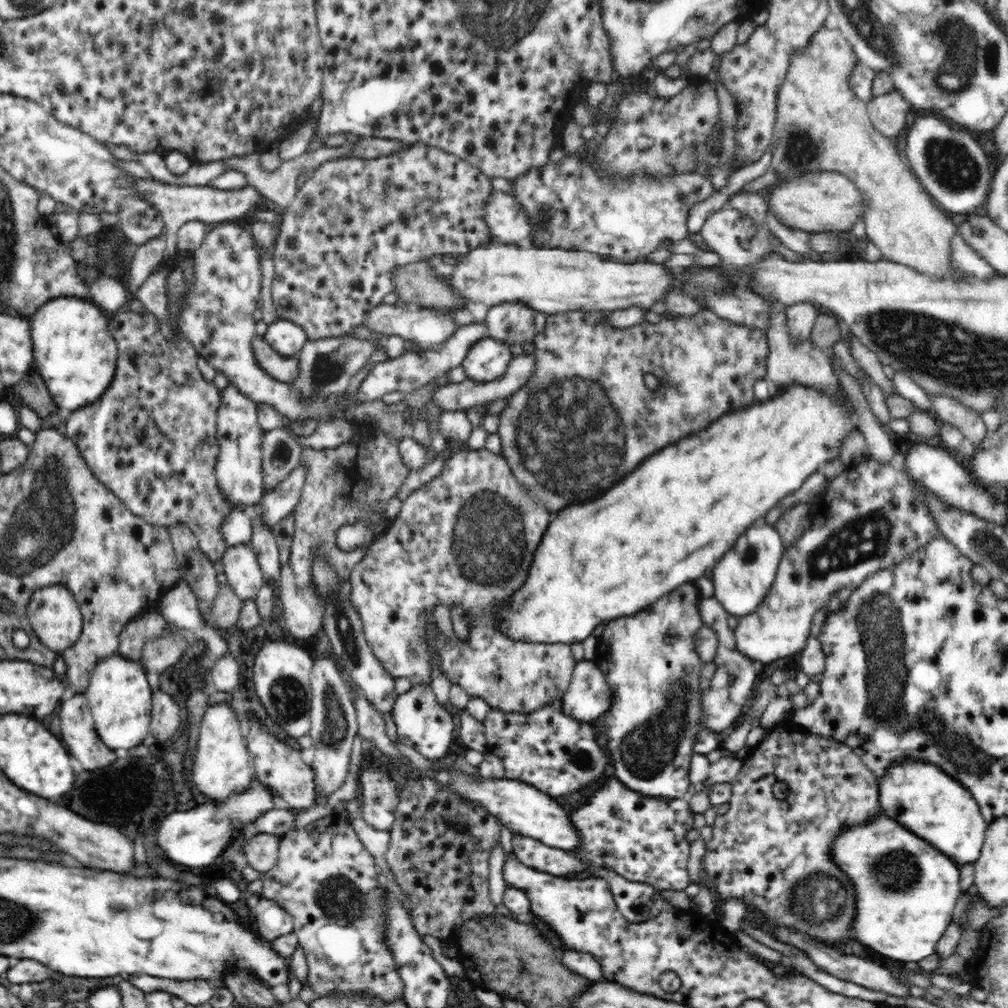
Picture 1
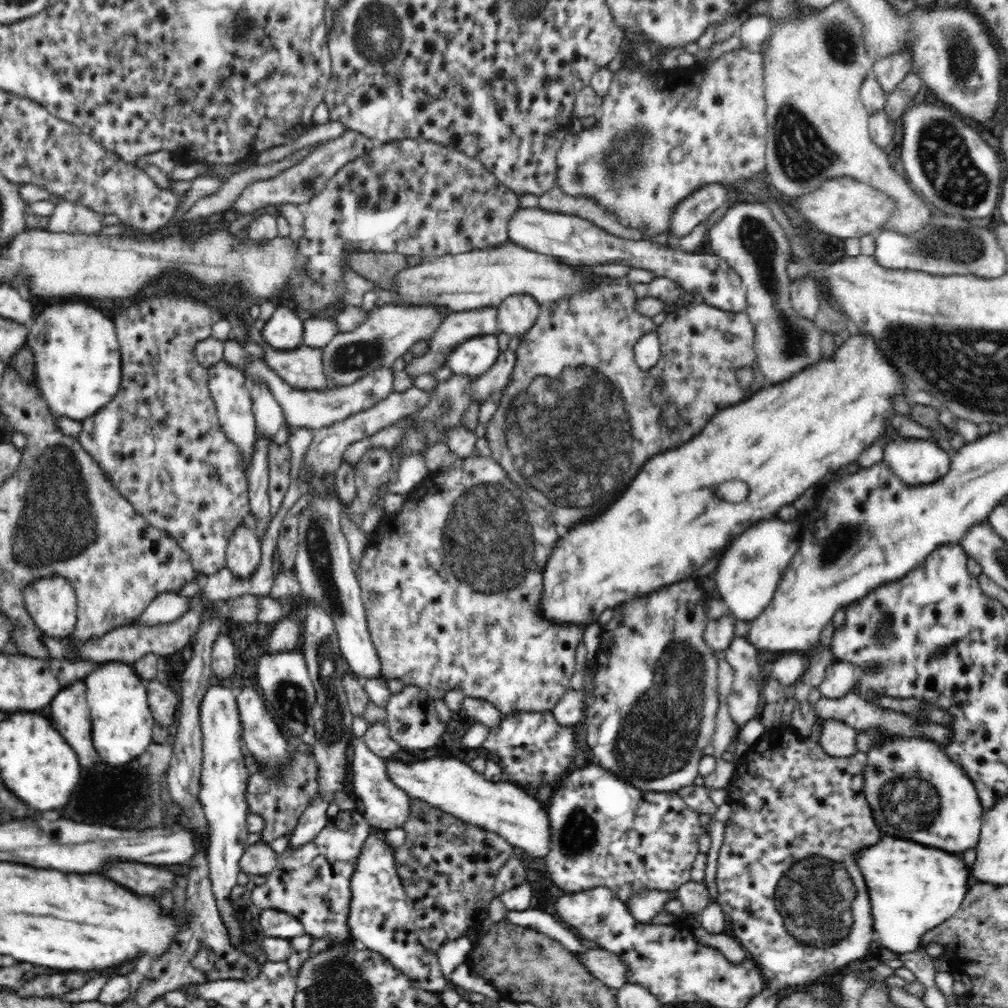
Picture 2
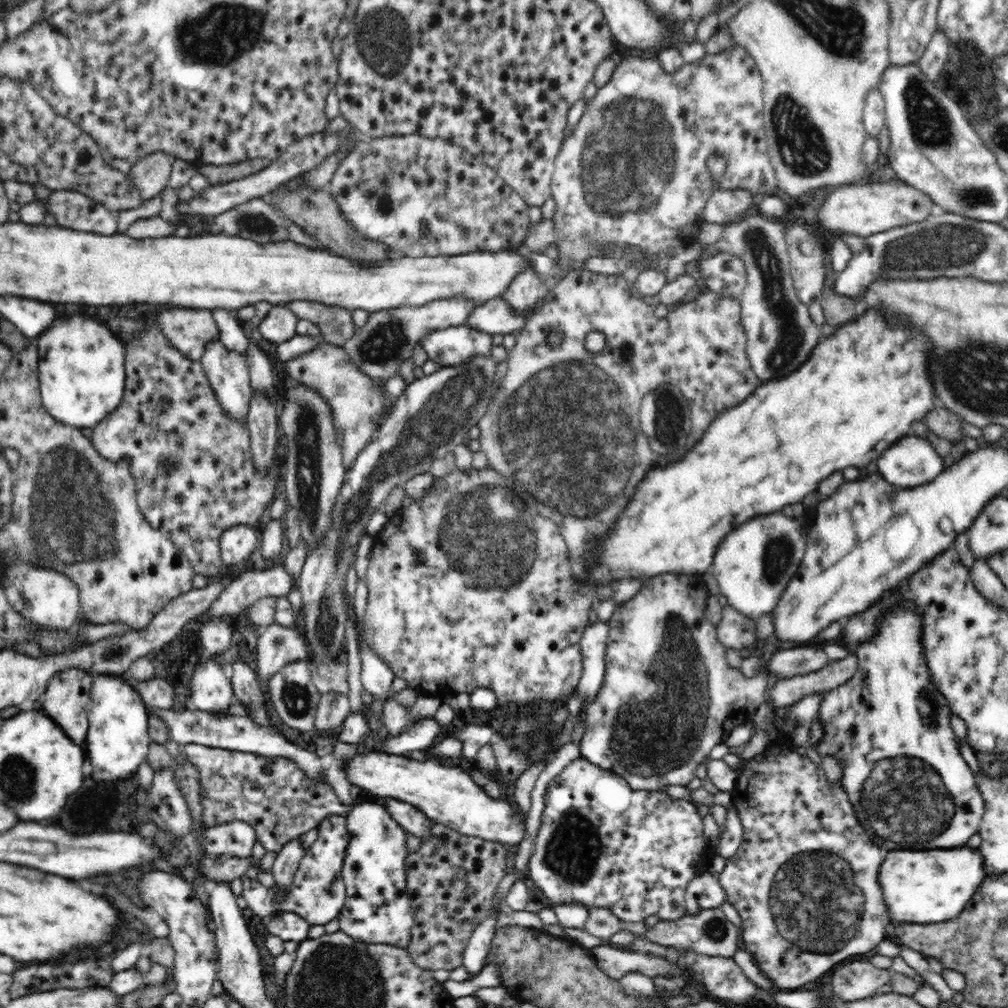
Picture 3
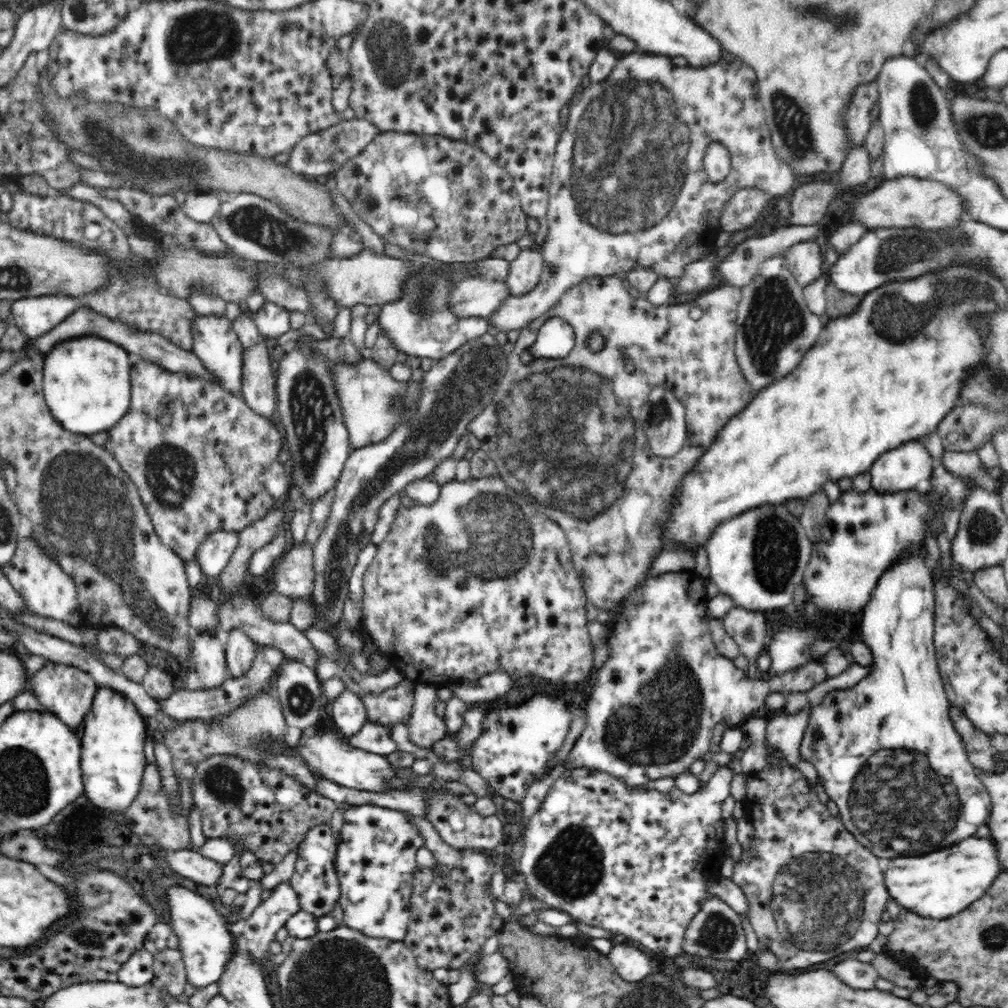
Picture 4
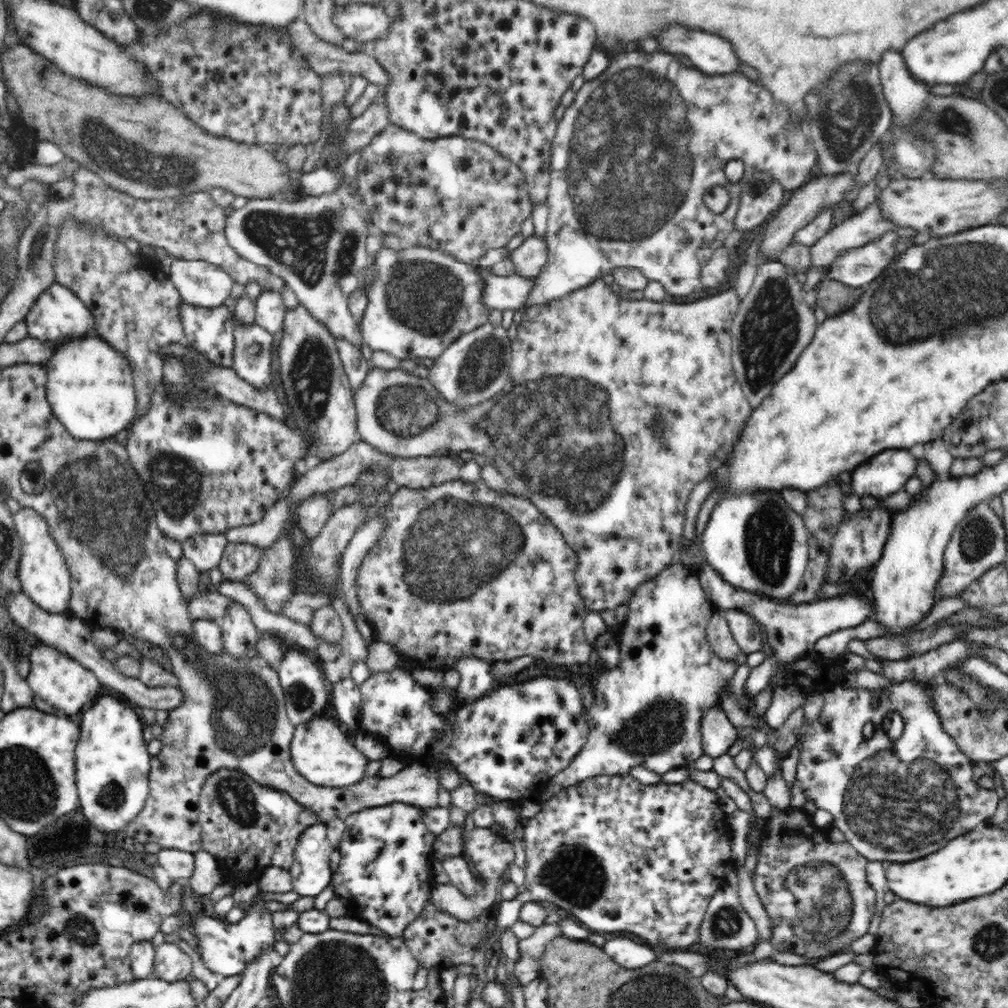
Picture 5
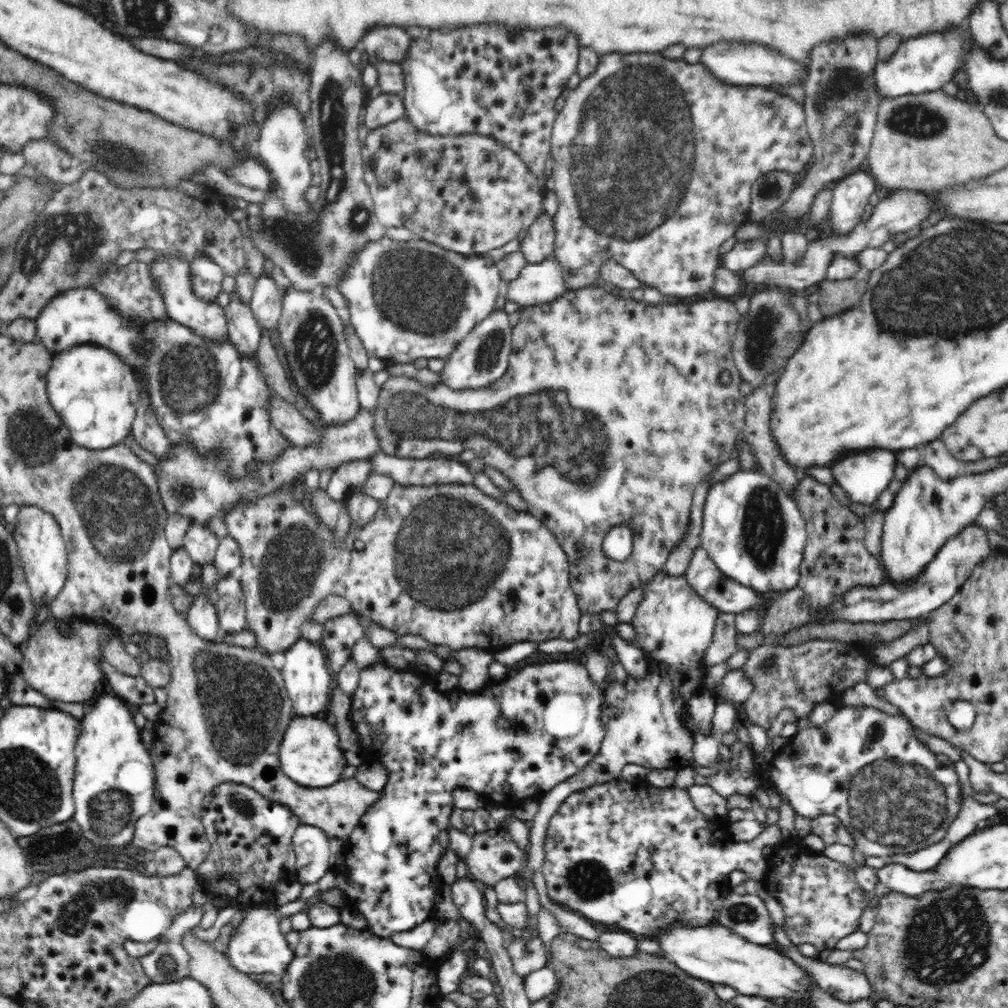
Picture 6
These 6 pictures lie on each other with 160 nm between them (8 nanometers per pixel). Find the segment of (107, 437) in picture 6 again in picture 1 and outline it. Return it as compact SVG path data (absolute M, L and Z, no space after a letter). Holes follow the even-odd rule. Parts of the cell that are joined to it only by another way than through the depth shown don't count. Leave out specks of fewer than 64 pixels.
M58 297L43 304L31 319L33 359L53 402L67 412L88 407L99 399L116 372L118 349L112 336L111 316L94 302Z

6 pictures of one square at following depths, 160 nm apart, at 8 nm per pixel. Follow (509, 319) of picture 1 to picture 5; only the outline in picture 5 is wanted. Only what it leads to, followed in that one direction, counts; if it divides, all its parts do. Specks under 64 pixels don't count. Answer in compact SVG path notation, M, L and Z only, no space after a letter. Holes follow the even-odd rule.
M526 237L518 248L510 252L510 259L514 273L526 279L536 278L548 260L545 237Z

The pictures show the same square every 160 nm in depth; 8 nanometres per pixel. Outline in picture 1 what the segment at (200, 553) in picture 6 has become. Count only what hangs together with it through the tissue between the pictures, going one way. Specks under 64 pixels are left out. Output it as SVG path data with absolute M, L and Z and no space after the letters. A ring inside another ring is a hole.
M238 544L228 548L223 555L227 584L241 601L253 601L258 596L265 581L257 561L257 555L249 545Z

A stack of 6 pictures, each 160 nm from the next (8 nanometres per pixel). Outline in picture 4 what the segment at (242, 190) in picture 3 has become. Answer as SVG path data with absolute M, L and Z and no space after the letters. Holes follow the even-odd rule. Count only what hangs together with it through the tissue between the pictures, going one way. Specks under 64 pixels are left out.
M342 119L334 126L314 132L296 143L288 154L286 166L299 175L332 175L341 168L346 160L356 156L378 132L376 126L364 119Z

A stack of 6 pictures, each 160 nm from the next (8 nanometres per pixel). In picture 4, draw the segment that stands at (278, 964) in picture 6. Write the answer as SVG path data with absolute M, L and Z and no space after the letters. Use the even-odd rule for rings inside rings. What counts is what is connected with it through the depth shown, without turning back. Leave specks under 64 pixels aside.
M174 884L165 890L164 901L169 908L170 926L178 939L178 950L186 969L186 981L193 988L201 989L216 983L231 960L235 948L235 936L230 925L212 902L194 889Z

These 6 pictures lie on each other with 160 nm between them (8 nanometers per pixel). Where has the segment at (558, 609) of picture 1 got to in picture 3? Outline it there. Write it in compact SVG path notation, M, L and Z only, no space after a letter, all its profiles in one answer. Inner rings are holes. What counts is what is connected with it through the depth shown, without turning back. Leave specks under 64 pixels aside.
M866 312L864 316L856 318L854 322L846 323L846 326L842 326L832 338L819 342L812 349L808 360L805 360L800 368L797 368L793 373L780 380L762 382L744 402L728 408L727 411L720 412L720 415L716 416L708 428L704 430L702 438L683 453L684 460L680 460L680 464L668 464L664 468L656 468L656 472L652 472L652 476L648 476L648 480L644 480L644 484L639 484L644 488L640 488L640 492L638 492L640 496L636 496L636 500L632 500L632 508L628 508L628 516L624 516L624 524L620 524L620 532L616 532L616 540L612 540L612 548L608 548L608 552L612 552L612 556L608 556L608 560L612 560L612 564L616 564L616 583L584 585L584 576L591 567L590 564L588 568L574 567L573 578L575 578L576 584L593 588L593 593L595 593L598 586L617 585L624 580L645 581L662 576L662 574L679 573L702 576L708 570L708 566L711 568L713 565L714 556L716 556L717 548L721 542L720 536L724 540L724 537L728 535L724 532L732 532L732 528L736 528L736 524L744 524L744 520L752 520L752 516L778 512L786 504L801 502L808 492L816 491L820 483L828 478L839 476L840 471L848 466L864 468L868 462L877 460L878 456L882 455L888 447L904 437L904 432L910 428L910 424L914 420L922 420L924 416L927 416L928 412L931 412L938 403L934 396L932 379L928 376L928 368L926 368L928 356L930 356L930 342L928 340L924 340L922 336L916 336L916 334L908 334L902 328L890 330L886 320L874 312Z

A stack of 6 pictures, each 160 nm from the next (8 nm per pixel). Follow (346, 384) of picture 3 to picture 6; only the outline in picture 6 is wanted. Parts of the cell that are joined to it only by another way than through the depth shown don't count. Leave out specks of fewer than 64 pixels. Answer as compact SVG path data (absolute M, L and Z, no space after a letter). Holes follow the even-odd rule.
M591 286L584 287L581 289L576 289L575 291L566 291L562 293L562 296L558 296L550 302L544 302L537 305L532 305L529 307L522 307L519 309L520 312L520 322L513 327L512 331L512 350L511 355L509 356L509 365L504 373L502 378L499 378L495 383L492 383L488 387L484 387L483 389L466 389L461 391L454 391L442 383L438 382L435 385L424 387L422 383L418 381L414 376L389 376L382 385L379 387L378 392L378 400L376 400L376 406L372 410L372 417L377 418L375 422L372 422L372 429L374 429L376 437L378 437L378 443L380 443L380 450L384 453L389 454L393 457L398 458L407 458L407 459L425 459L430 456L430 454L434 452L441 452L442 454L460 454L466 449L473 450L477 456L484 459L485 464L488 466L492 466L498 470L498 472L502 473L506 479L510 480L520 497L522 497L526 501L526 505L528 505L528 511L537 520L540 520L540 523L544 524L544 527L550 529L550 531L556 536L558 543L564 549L564 553L568 555L569 561L569 572L570 572L570 585L572 586L572 591L574 595L576 595L577 603L579 609L582 613L594 614L601 613L604 610L616 610L618 603L624 596L626 596L630 590L634 590L634 588L640 588L644 586L644 584L651 582L652 578L659 574L660 571L663 570L666 561L670 557L670 554L675 550L676 546L683 540L683 536L687 532L687 527L689 526L689 517L691 514L691 504L693 501L694 491L696 490L696 486L700 484L704 479L706 479L710 472L714 470L719 464L726 462L728 459L732 459L736 455L737 450L737 438L739 432L745 427L746 421L746 405L745 400L747 395L740 391L740 373L738 373L738 369L732 360L732 340L733 336L736 332L736 326L741 318L741 315L737 312L736 306L733 302L719 299L718 300L706 300L706 302L698 302L698 304L694 304L694 306L668 306L665 303L658 303L654 306L648 304L647 302L638 301L634 302L630 300L628 297L616 297L611 293L607 293L602 290L602 288L592 288ZM726 371L729 373L731 378L729 383L722 383L720 381L720 377L722 373ZM616 526L626 526L630 528L633 536L633 546L632 553L627 560L622 561L614 561L607 557L605 551L603 550L603 542L608 532L612 530L612 528L616 528Z

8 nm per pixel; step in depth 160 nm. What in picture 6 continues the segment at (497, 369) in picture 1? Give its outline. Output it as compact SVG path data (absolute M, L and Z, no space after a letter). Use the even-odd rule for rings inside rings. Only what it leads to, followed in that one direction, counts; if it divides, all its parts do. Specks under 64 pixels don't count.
M384 235L356 252L355 260L348 264L344 276L340 276L337 288L350 302L350 322L368 356L408 364L418 358L450 356L472 328L493 314L502 280L498 267L488 255L467 257L424 239L398 242Z

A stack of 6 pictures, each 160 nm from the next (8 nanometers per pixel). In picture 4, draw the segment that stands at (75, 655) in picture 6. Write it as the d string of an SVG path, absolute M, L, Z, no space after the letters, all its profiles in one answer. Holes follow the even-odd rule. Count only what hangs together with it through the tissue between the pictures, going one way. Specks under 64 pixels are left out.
M52 662L46 663L42 670L39 670L36 674L31 674L29 686L30 690L36 695L38 702L47 712L56 715L58 719L64 721L64 724L67 724L68 727L74 728L76 732L82 730L84 717L90 710L95 692L98 689L98 685L90 673L74 666Z

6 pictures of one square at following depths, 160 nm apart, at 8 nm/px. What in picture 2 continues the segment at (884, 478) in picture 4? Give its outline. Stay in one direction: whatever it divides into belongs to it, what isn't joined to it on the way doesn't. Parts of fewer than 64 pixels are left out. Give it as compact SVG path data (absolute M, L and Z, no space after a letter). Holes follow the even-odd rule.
M893 437L883 447L885 464L910 486L932 484L949 472L953 452L938 447L934 440Z

